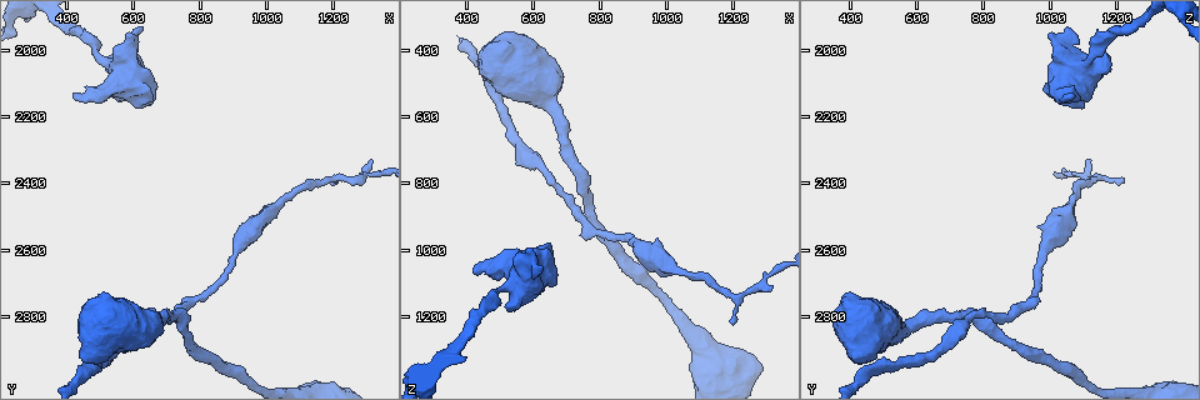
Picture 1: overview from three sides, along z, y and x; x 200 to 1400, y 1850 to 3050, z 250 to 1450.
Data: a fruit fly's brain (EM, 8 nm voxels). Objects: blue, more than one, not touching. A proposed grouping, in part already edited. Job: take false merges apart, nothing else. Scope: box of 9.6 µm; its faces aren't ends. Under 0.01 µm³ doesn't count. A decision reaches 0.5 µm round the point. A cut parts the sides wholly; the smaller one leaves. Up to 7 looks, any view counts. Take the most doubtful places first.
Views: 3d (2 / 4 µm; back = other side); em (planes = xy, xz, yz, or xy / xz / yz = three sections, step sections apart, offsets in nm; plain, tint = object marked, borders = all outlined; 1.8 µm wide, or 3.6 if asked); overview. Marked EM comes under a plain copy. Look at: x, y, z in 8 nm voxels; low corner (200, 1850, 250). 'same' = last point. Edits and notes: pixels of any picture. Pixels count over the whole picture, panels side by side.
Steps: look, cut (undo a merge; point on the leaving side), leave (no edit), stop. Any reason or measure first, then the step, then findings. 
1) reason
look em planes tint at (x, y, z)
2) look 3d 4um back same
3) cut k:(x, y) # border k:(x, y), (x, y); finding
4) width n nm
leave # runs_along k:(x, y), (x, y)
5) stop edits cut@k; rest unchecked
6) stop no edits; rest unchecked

thick turns thin
look 3d 4um at (580, 2030, 1060)

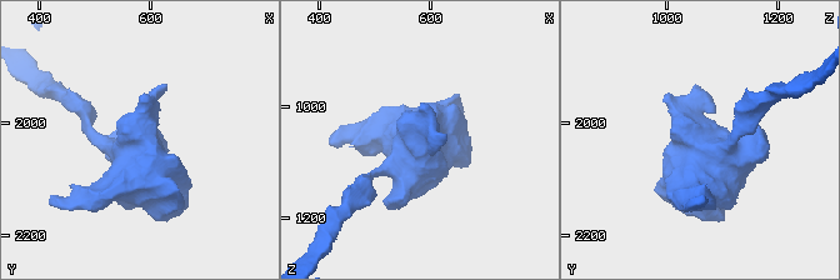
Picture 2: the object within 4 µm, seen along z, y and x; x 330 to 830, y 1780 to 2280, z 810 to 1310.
shape alone is not enough
look em 3.6um yz step 4 tint at (580, 2035, 1060)

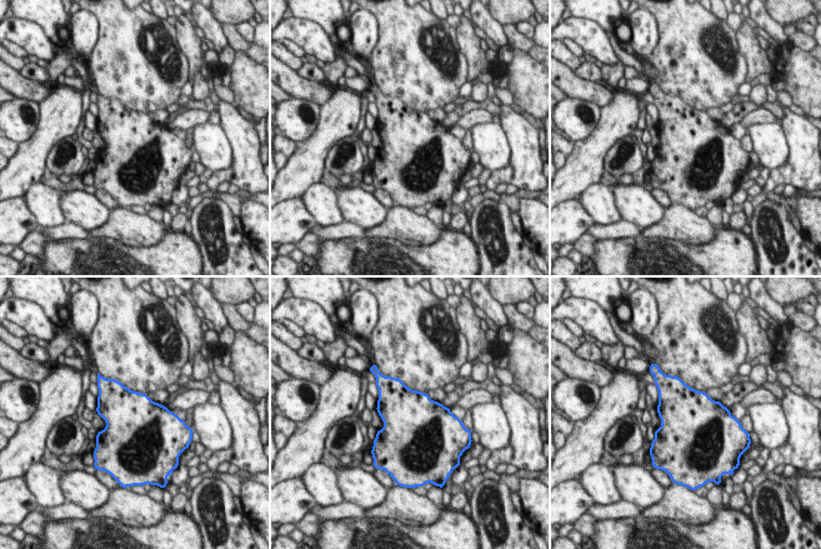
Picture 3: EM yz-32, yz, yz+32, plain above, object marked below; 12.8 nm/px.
another direction
look em 3.6um planes tint same

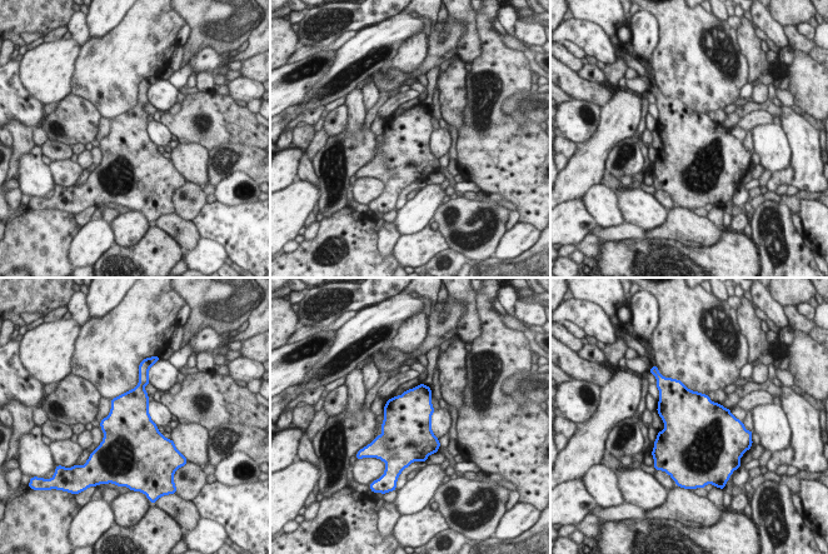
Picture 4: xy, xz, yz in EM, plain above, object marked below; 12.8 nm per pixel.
leave # all the same neuron

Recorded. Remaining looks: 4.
abrupt turn
look 3d 4um back at (460, 2920, 440)

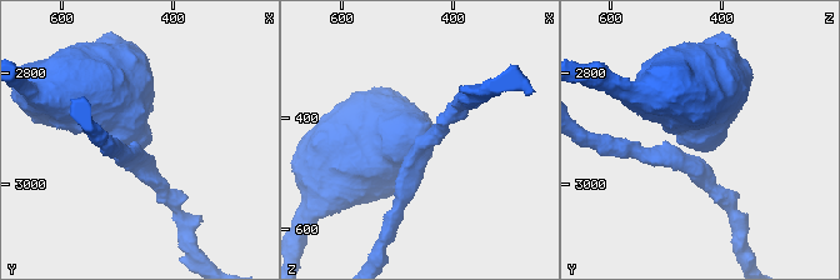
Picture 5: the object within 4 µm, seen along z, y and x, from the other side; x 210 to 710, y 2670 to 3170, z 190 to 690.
look em 3.6um xz step 16 tint at (465, 2930, 445)

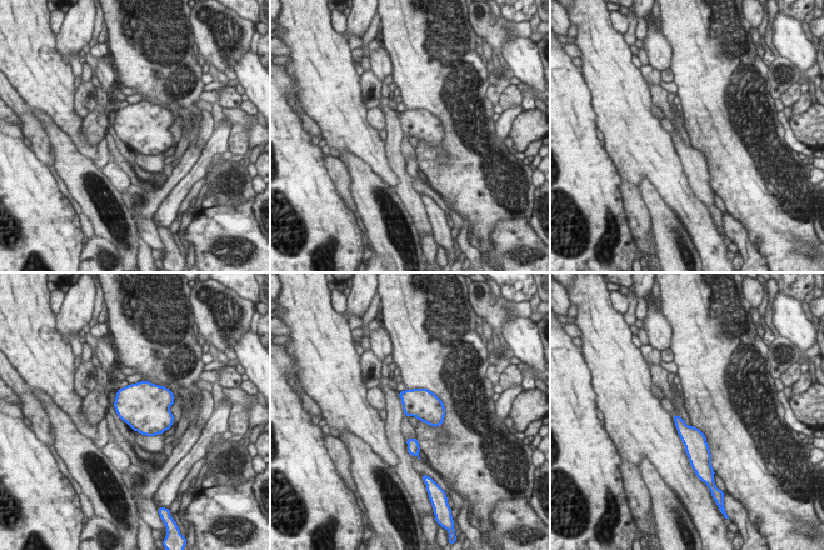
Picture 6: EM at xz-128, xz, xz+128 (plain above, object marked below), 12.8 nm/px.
leave # all the same neuron

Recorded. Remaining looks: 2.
thick turns thin
look em planes tint at (1020, 2480, 1060)

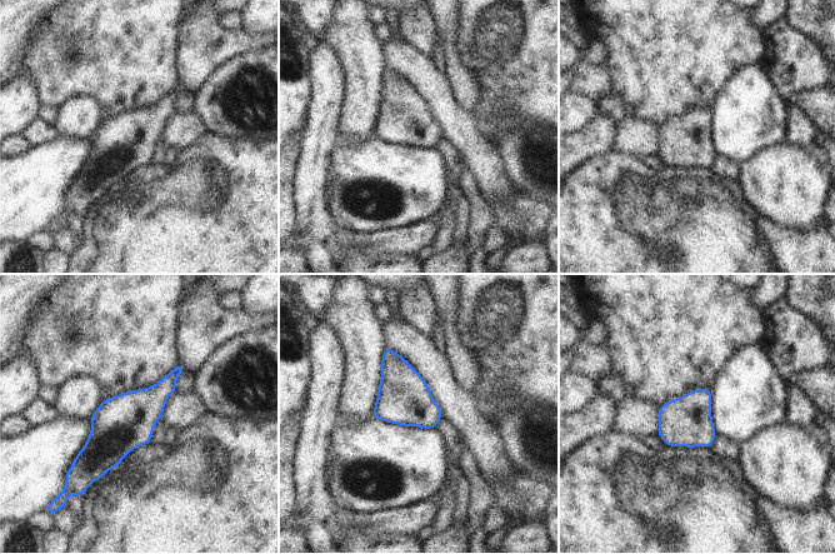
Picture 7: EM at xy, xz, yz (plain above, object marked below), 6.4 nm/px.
leave # all the same neuron

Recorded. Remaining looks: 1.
stop no edits; rest unchecked

